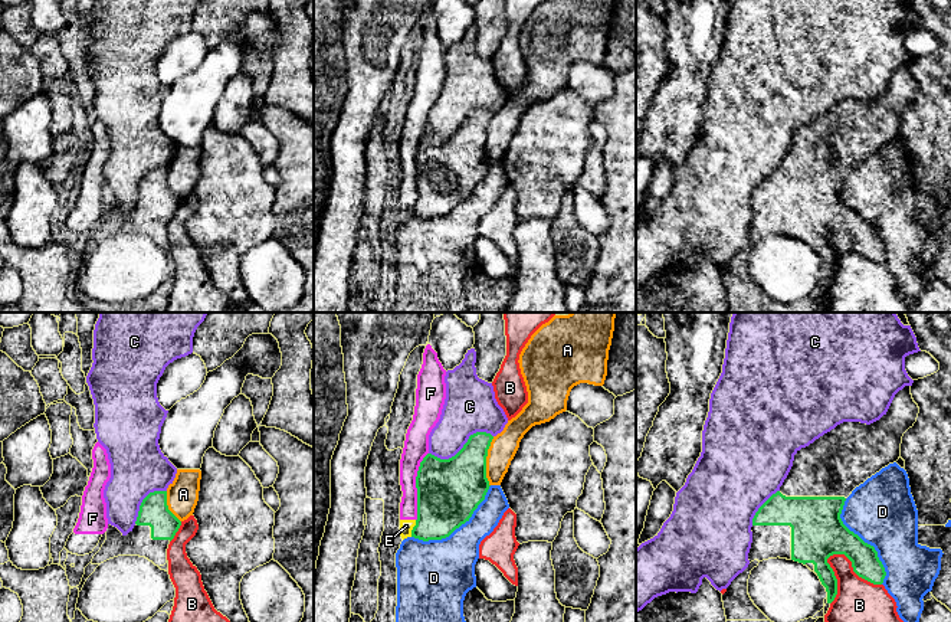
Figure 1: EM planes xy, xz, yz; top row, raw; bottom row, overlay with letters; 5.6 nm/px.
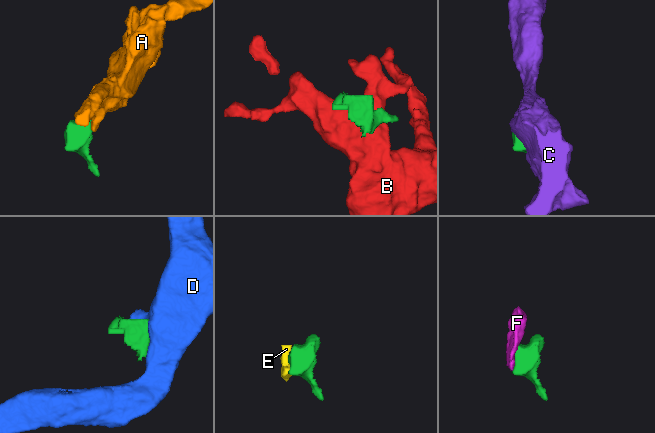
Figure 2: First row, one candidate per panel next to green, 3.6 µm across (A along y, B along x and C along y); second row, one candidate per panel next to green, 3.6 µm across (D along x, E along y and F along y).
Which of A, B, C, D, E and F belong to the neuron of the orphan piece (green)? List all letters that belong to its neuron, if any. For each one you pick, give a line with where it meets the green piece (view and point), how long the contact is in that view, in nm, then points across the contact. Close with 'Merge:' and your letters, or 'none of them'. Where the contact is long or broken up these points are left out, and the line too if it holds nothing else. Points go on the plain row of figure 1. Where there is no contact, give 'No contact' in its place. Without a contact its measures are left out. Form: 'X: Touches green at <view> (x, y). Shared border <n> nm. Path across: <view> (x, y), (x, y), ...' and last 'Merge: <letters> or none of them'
Merge: none of them

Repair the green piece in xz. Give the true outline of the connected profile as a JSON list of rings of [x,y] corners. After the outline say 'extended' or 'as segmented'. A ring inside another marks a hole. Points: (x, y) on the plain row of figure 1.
[[[476,109],[449,137],[427,131],[420,140],[417,197],[411,215],[429,219],[449,215],[469,199],[489,167],[486,134],[493,114]]]; as segmented

